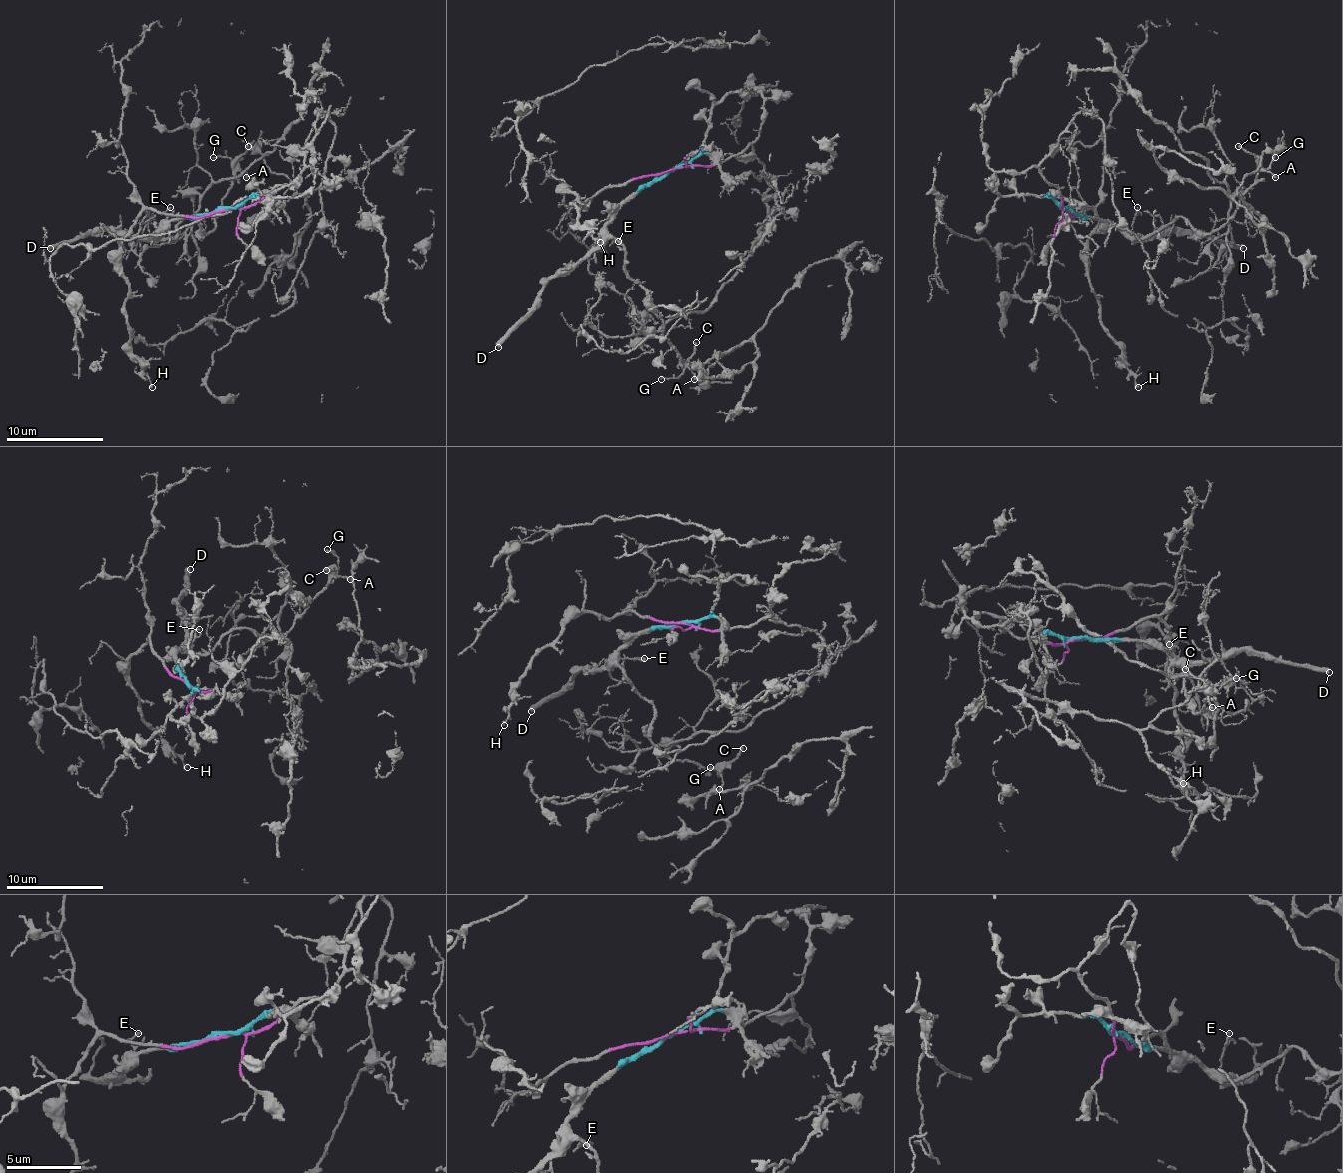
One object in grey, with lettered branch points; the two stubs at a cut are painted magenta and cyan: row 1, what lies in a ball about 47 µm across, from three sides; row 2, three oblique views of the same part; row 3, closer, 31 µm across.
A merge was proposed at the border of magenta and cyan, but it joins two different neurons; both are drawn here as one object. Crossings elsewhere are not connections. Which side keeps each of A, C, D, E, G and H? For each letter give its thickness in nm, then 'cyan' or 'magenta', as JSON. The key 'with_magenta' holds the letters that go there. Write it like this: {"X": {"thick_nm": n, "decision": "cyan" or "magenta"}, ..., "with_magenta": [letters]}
{"A": {"thick_nm": 160, "decision": "cyan"}, "C": {"thick_nm": 160, "decision": "cyan"}, "D": {"thick_nm": 340, "decision": "cyan"}, "E": {"thick_nm": 140, "decision": "cyan"}, "G": {"thick_nm": 140, "decision": "cyan"}, "H": {"thick_nm": 160, "decision": "magenta"}, "with_magenta": ["H"]}

